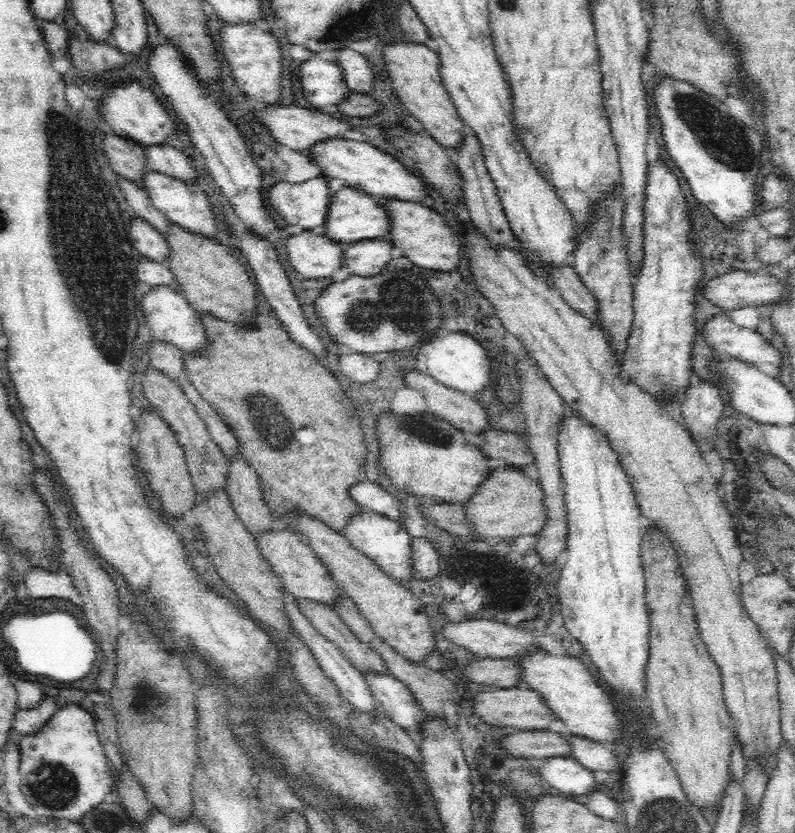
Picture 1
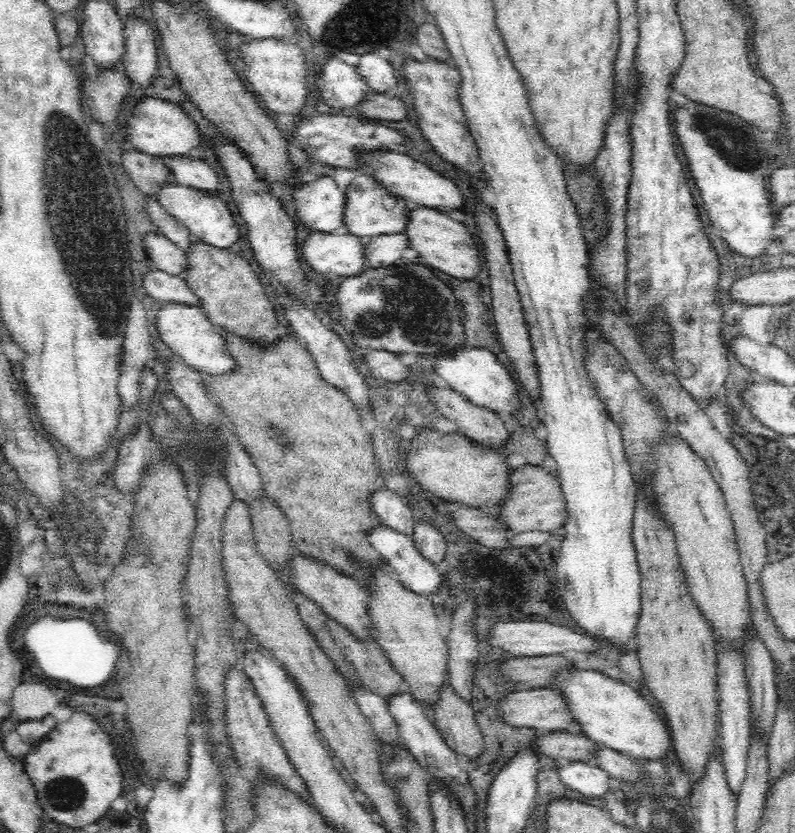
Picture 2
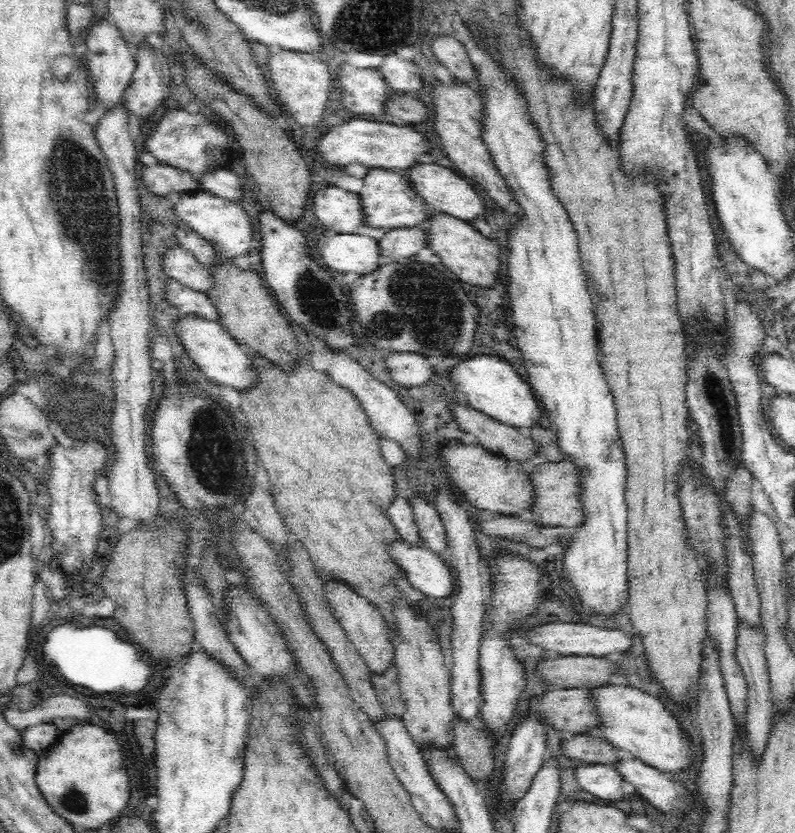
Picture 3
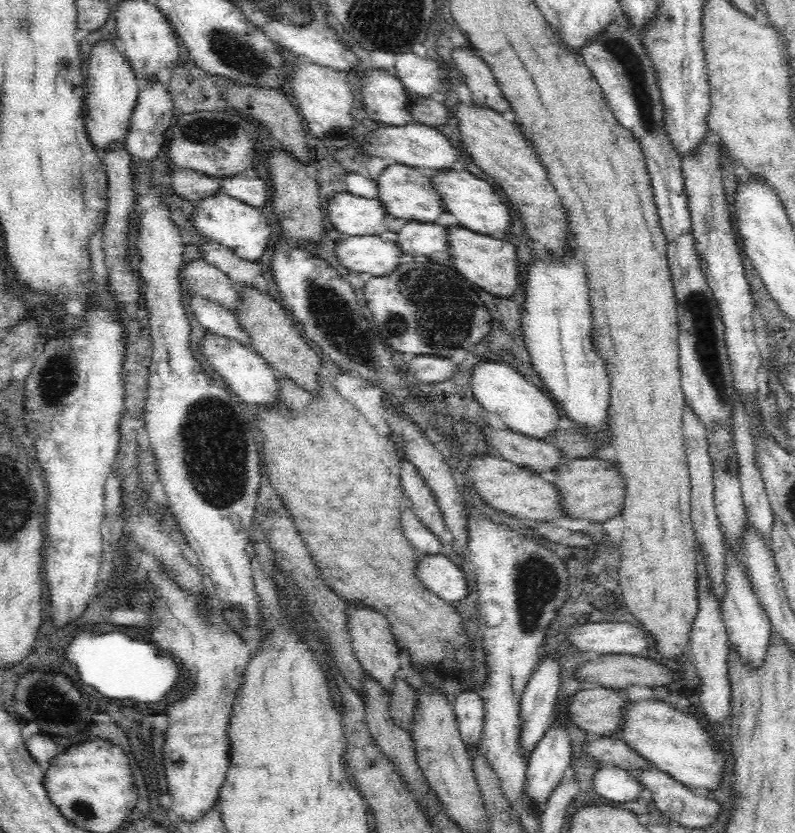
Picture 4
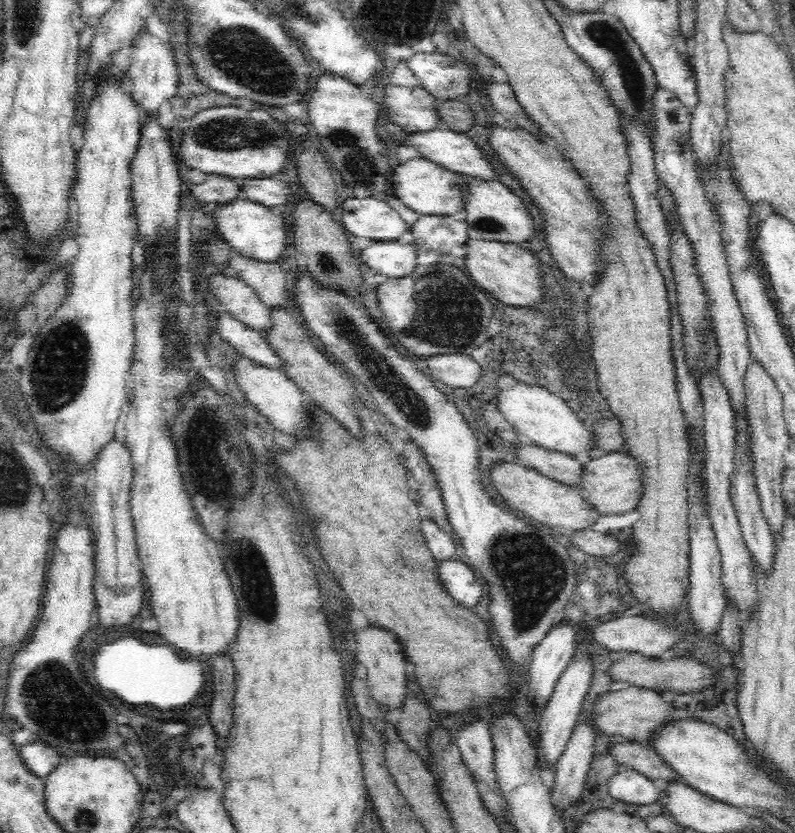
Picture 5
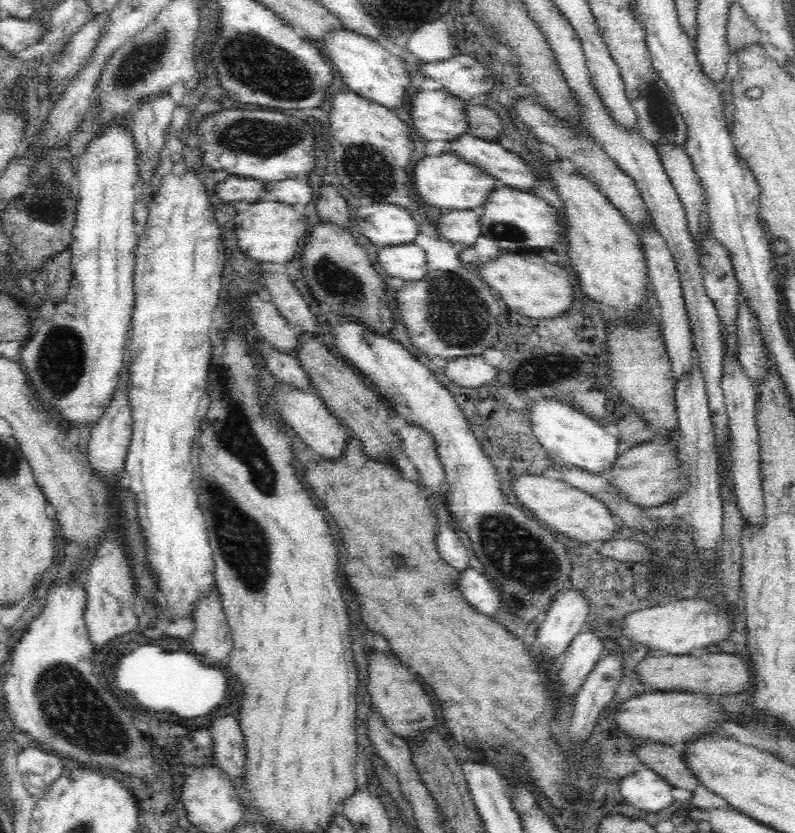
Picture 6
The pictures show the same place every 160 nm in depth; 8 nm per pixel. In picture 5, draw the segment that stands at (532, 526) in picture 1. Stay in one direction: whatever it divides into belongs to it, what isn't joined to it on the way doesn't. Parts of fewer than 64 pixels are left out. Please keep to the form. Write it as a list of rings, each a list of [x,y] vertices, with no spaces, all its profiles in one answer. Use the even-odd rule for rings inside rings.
[[[611,452],[582,465],[582,478],[577,489],[599,516],[616,516],[636,509],[642,494],[642,473],[638,461],[626,452]]]

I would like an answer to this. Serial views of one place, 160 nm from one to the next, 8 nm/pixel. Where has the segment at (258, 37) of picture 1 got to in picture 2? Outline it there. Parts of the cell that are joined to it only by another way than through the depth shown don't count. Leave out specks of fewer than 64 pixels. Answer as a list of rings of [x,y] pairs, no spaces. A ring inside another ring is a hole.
[[[248,39],[238,46],[238,53],[246,66],[246,85],[248,90],[268,109],[273,116],[276,113],[298,116],[304,108],[308,84],[306,84],[306,66],[304,52],[290,39]]]

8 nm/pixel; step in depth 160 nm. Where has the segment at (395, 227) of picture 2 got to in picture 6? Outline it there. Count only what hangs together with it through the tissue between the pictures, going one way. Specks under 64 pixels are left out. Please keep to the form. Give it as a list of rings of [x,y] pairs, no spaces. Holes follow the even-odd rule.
[[[442,153],[439,156],[425,156],[413,164],[410,187],[414,198],[426,206],[433,206],[443,212],[473,210],[480,213],[486,196],[495,188],[495,181],[492,176],[458,158],[454,153]]]

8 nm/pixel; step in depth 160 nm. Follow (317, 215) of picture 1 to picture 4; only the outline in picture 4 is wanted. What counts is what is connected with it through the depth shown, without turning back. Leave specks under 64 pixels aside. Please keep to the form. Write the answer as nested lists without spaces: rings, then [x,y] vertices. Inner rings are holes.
[[[348,191],[337,192],[328,198],[326,209],[326,218],[330,219],[331,225],[341,236],[378,235],[387,230],[387,226],[384,226],[386,211],[376,197],[368,199],[350,194]]]

